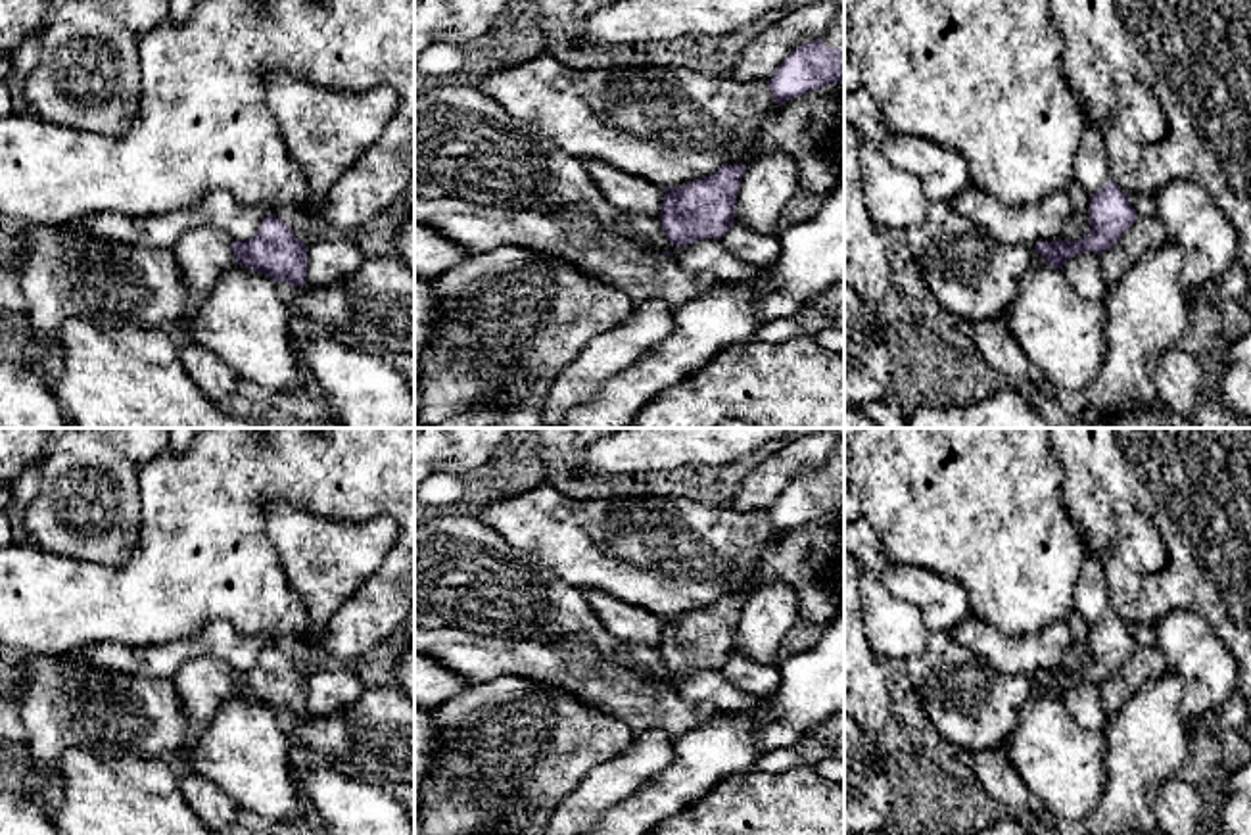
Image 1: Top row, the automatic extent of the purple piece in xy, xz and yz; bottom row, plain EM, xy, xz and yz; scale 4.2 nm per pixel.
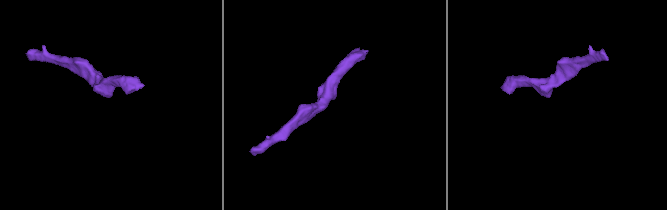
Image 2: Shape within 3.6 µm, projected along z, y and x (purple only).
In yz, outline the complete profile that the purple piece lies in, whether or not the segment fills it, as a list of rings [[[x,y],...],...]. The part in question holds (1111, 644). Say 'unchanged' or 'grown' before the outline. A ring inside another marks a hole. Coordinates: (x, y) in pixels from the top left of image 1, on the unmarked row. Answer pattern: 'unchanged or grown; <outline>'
unchanged; [[[1109,608],[1109,612],[1090,626],[1090,656],[1092,662],[1076,672],[1040,672],[1034,681],[1044,687],[1044,693],[1055,699],[1084,681],[1101,685],[1136,653],[1138,643],[1130,633],[1130,626]]]

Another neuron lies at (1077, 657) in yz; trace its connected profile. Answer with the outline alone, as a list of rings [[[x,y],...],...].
[[[1074,610],[1071,616],[1065,620],[1071,632],[1071,647],[1065,653],[1061,670],[1067,672],[1076,672],[1080,668],[1090,666],[1092,656],[1090,656],[1090,624],[1080,618]]]

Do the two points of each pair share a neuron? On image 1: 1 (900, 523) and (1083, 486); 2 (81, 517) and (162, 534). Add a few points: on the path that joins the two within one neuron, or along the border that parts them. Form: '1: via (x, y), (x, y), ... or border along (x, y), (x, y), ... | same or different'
1: border along (1050, 448), (1063, 475), (1063, 509), (1079, 530) | different
2: border along (141, 486), (139, 540), (131, 555), (114, 567) | different

